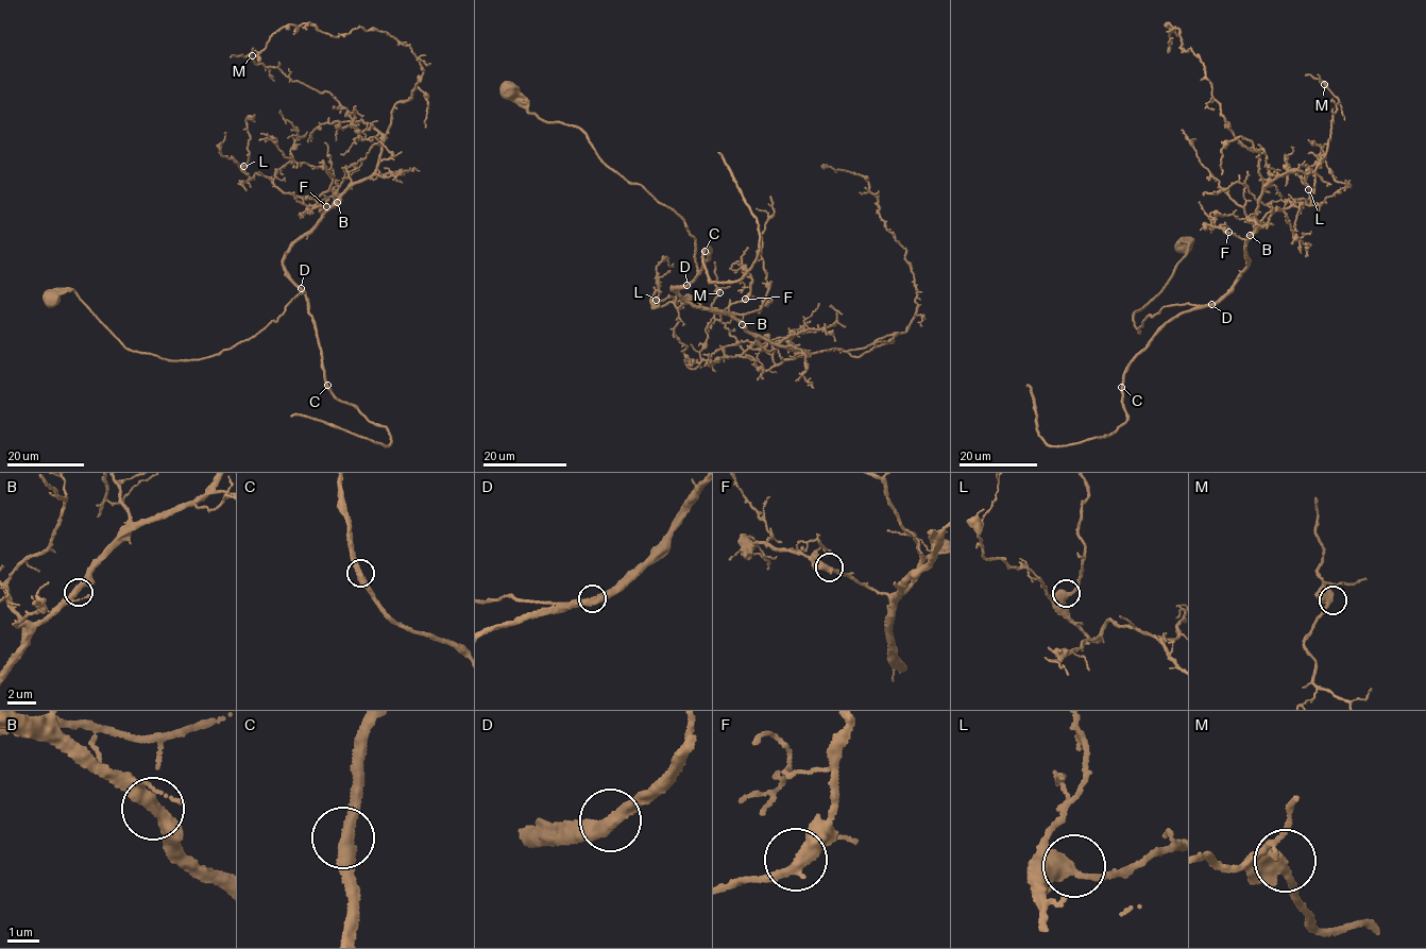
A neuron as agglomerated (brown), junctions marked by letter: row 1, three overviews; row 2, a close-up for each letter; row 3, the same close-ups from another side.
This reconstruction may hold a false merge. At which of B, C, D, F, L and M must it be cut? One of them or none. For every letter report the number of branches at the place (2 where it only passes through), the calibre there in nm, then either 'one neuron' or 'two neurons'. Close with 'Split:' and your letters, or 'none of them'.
B: branches 2; calibre 400 nm; one neuron
C: branches 2; calibre 400 nm; one neuron
D: branches 2; calibre 420 nm; one neuron
F: branches 2; calibre 440 nm; one neuron
L: branches 2; calibre 440 nm; one neuron
M: branches 2; calibre 440 nm; one neuron
Split: none of them

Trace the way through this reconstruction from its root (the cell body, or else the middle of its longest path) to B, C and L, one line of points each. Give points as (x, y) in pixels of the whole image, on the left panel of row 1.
B: (50, 300), (71, 289), (132, 350), (172, 360), (217, 355), (304, 291), (283, 258), (337, 202)
C: (50, 300), (71, 289), (128, 349), (172, 360), (198, 360), (251, 337), (303, 292), (327, 385)
L: (50, 300), (71, 289), (128, 349), (172, 360), (276, 321), (304, 291), (283, 258), (321, 213), (243, 166)

